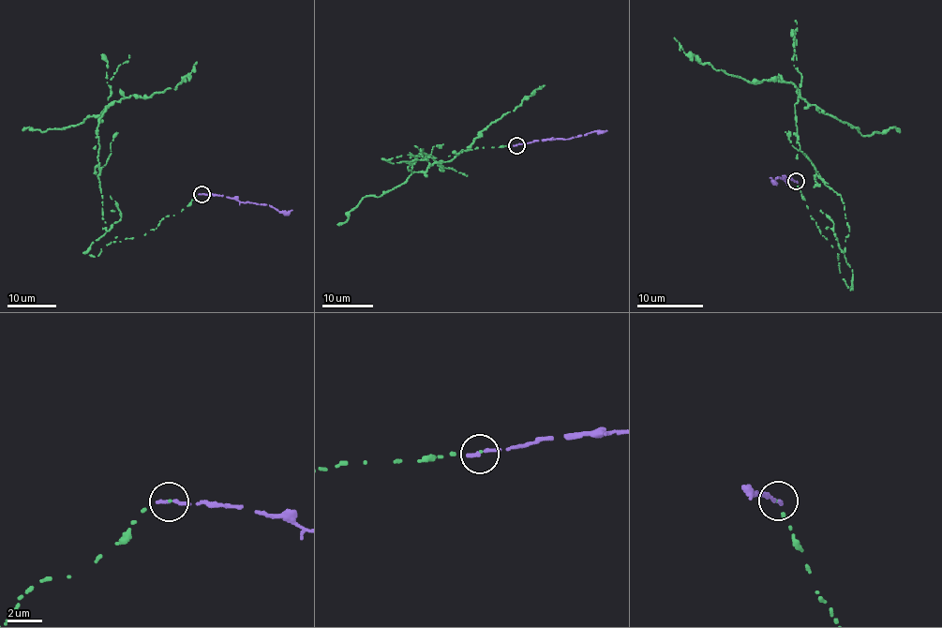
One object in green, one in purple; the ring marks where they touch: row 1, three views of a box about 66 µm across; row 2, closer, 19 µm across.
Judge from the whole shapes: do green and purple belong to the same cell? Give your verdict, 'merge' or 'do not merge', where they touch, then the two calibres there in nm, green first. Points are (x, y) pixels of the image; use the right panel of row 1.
do not merge; place (796, 181); calibres 70 and 280 nm

